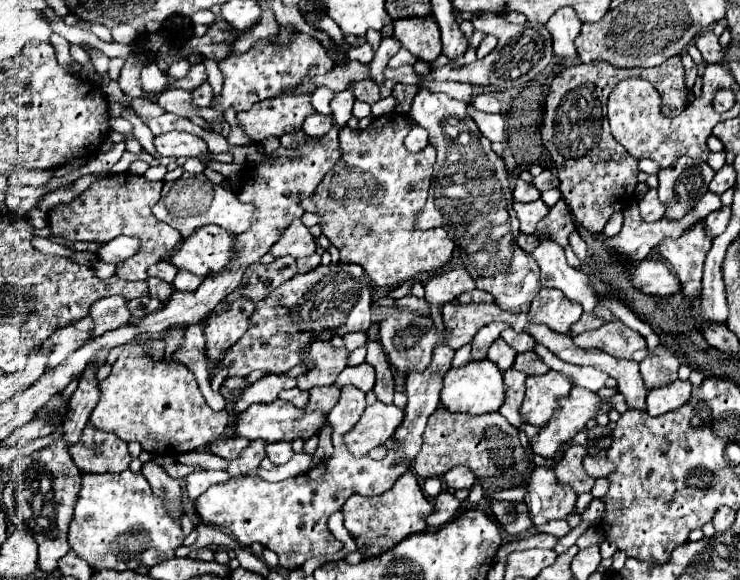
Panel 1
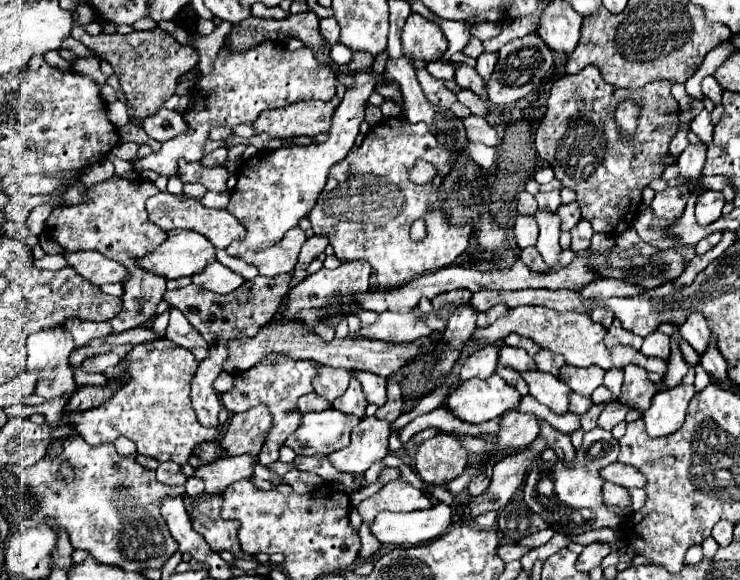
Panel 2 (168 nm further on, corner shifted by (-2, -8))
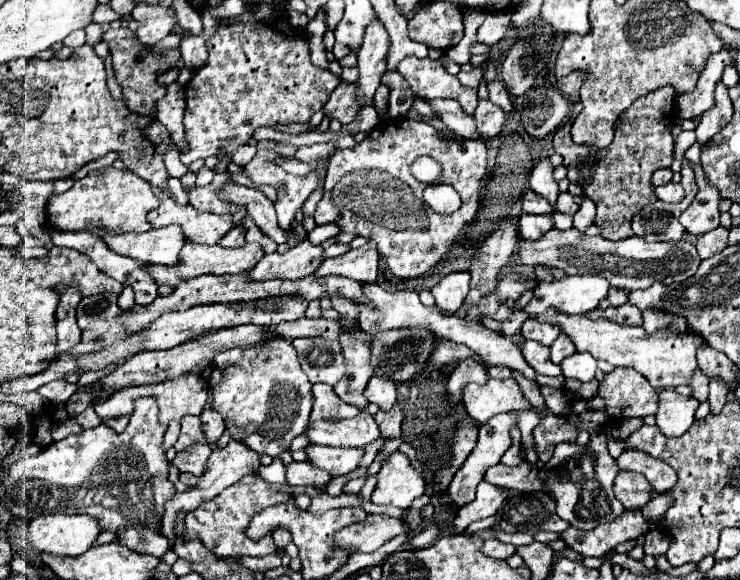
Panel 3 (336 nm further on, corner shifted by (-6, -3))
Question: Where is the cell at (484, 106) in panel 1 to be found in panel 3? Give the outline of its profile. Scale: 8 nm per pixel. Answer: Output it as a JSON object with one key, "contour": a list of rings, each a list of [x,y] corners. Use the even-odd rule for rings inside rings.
{"contour":[[[471,70],[471,72],[461,72],[459,76],[459,82],[467,88],[479,88],[479,82],[481,82],[481,70]]]}

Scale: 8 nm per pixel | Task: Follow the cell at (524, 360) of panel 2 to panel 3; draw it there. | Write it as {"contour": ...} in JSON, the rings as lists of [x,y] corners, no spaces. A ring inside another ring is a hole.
{"contour":[[[525,340],[525,344],[521,346],[521,352],[523,352],[525,360],[537,370],[537,374],[545,374],[545,376],[561,374],[561,368],[549,360],[547,346],[541,346],[539,342],[533,342],[533,340]]]}

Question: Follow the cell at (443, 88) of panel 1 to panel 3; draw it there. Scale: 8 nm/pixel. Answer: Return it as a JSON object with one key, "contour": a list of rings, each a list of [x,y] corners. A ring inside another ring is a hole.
{"contour":[[[409,56],[399,62],[397,72],[403,74],[415,96],[421,96],[425,100],[453,98],[463,106],[467,114],[475,112],[477,90],[463,88],[457,76],[451,76],[443,70],[439,60],[429,60],[429,58],[419,60],[415,56]]]}

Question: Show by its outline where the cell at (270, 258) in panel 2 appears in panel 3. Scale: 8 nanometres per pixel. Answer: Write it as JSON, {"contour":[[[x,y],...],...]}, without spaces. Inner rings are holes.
{"contour":[[[187,242],[183,252],[181,252],[181,264],[175,268],[167,268],[167,266],[155,266],[155,264],[147,264],[147,270],[155,276],[155,280],[159,284],[167,284],[171,288],[177,288],[181,282],[185,280],[193,280],[201,274],[241,274],[251,270],[261,258],[265,256],[265,250],[259,242],[245,242],[245,246],[241,248],[223,248],[219,244],[208,246],[203,244],[191,244]]]}

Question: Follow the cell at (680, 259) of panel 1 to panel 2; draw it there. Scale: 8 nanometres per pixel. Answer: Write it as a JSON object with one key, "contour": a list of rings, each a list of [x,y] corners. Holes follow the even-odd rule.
{"contour":[[[699,311],[691,313],[691,317],[687,317],[687,323],[681,325],[679,329],[681,337],[689,341],[689,345],[703,355],[707,351],[707,343],[711,341],[711,333],[707,329],[707,323],[703,323],[703,315],[699,315]]]}

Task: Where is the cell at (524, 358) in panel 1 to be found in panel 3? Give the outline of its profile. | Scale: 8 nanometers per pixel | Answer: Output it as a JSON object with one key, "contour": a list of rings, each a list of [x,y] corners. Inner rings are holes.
{"contour":[[[559,334],[557,340],[551,344],[551,362],[561,364],[561,360],[571,354],[575,354],[575,346],[571,344],[571,340],[565,334]]]}

